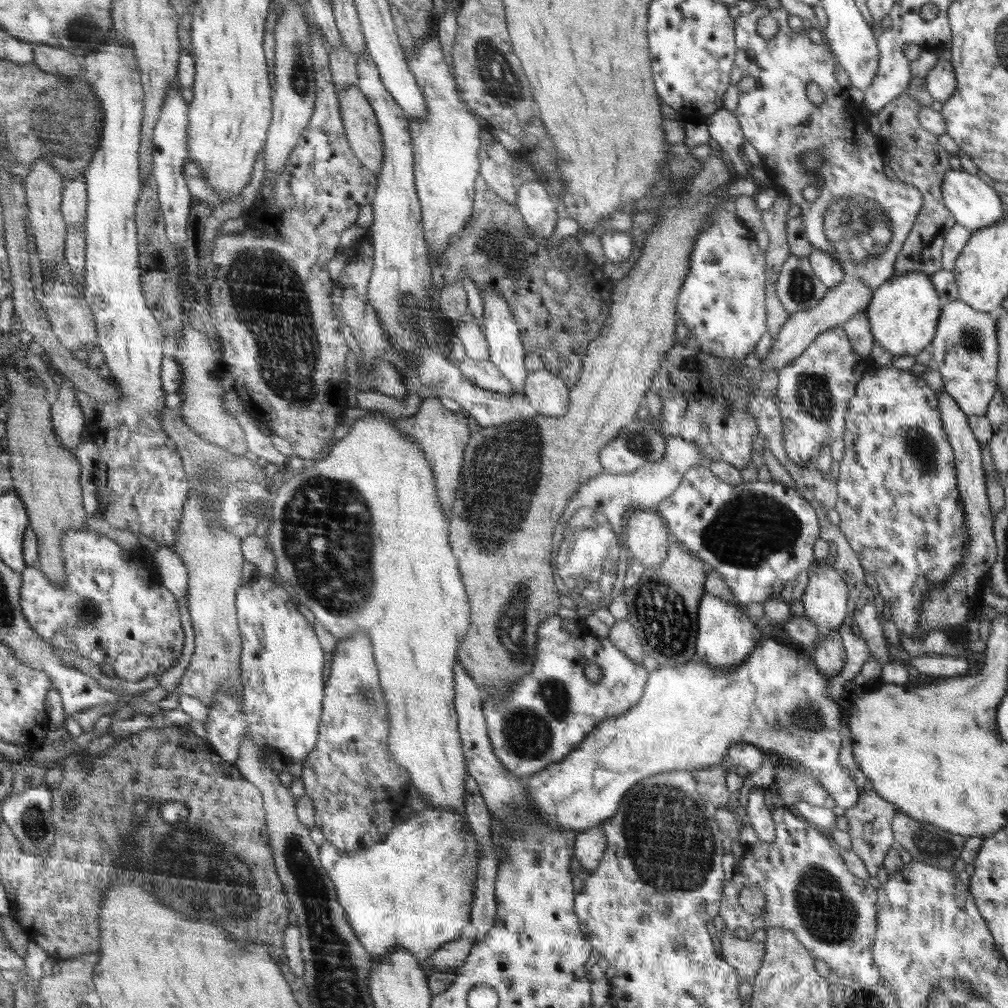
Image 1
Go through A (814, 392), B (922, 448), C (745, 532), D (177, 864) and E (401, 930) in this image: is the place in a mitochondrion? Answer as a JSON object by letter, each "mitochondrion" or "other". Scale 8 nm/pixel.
{"A":"mitochondrion","B":"mitochondrion","C":"mitochondrion","D":"mitochondrion","E":"other"}

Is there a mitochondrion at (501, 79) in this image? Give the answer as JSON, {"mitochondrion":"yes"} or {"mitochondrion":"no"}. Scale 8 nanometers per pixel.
{"mitochondrion":"yes"}

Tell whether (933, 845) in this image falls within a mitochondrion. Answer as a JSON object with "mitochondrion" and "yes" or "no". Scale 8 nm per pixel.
{"mitochondrion":"yes"}

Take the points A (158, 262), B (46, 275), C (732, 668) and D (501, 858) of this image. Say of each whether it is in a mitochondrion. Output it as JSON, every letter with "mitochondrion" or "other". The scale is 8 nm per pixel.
{"A":"other","B":"other","C":"other","D":"other"}

